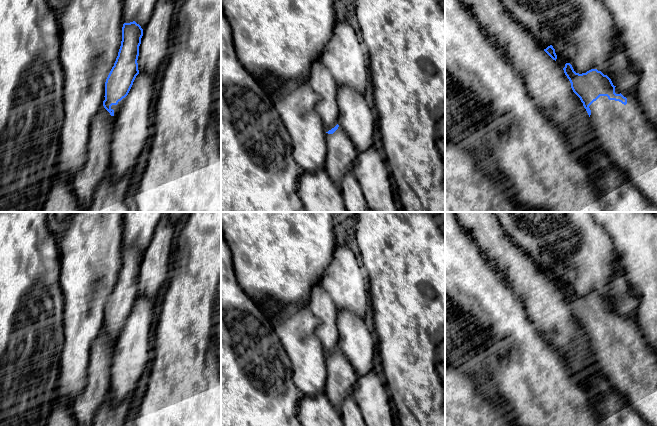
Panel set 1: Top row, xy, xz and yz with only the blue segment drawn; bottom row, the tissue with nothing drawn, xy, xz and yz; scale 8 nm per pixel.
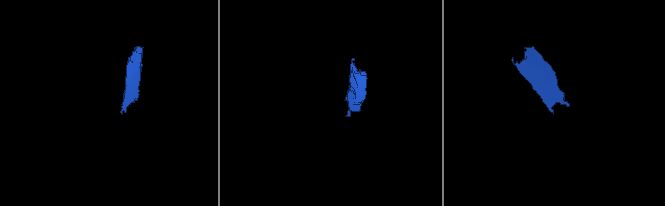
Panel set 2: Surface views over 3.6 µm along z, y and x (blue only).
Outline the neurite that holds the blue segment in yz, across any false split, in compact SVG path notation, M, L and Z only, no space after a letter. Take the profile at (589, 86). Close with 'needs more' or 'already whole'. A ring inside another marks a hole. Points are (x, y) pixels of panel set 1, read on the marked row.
M570 63L563 68L573 92L586 109L599 147L654 205L657 205L657 131L646 119L634 93L625 94L597 69L576 73Z | needs more

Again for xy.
M135 21L123 24L121 46L106 79L103 98L103 106L114 121L139 74L137 60L142 36L143 29Z | needs more

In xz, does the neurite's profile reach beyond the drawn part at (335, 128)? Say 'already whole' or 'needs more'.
needs more

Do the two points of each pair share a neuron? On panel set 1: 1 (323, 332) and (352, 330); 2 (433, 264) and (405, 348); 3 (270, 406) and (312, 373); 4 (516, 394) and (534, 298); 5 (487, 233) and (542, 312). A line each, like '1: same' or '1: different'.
1: different
2: same
3: different
4: different
5: same

